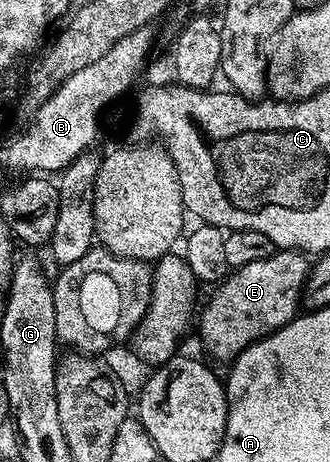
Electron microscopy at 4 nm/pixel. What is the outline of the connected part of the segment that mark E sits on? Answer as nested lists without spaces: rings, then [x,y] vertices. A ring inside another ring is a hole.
[[[282,249],[274,251],[274,253],[268,256],[267,259],[260,259],[257,262],[248,263],[247,266],[230,271],[228,275],[226,275],[225,279],[220,281],[220,283],[218,283],[216,287],[212,289],[212,292],[214,291],[213,297],[211,297],[210,300],[206,302],[205,309],[203,309],[201,312],[202,346],[205,347],[206,350],[209,351],[215,359],[232,362],[236,360],[238,354],[241,353],[241,351],[243,351],[248,344],[254,344],[255,341],[262,340],[264,336],[268,336],[269,333],[279,330],[282,328],[282,326],[289,323],[289,321],[292,320],[294,316],[298,315],[299,308],[297,308],[297,300],[299,304],[299,293],[302,291],[305,281],[309,279],[309,269],[311,264],[310,261],[307,262],[307,260],[308,257],[304,253],[300,253],[296,250]]]

